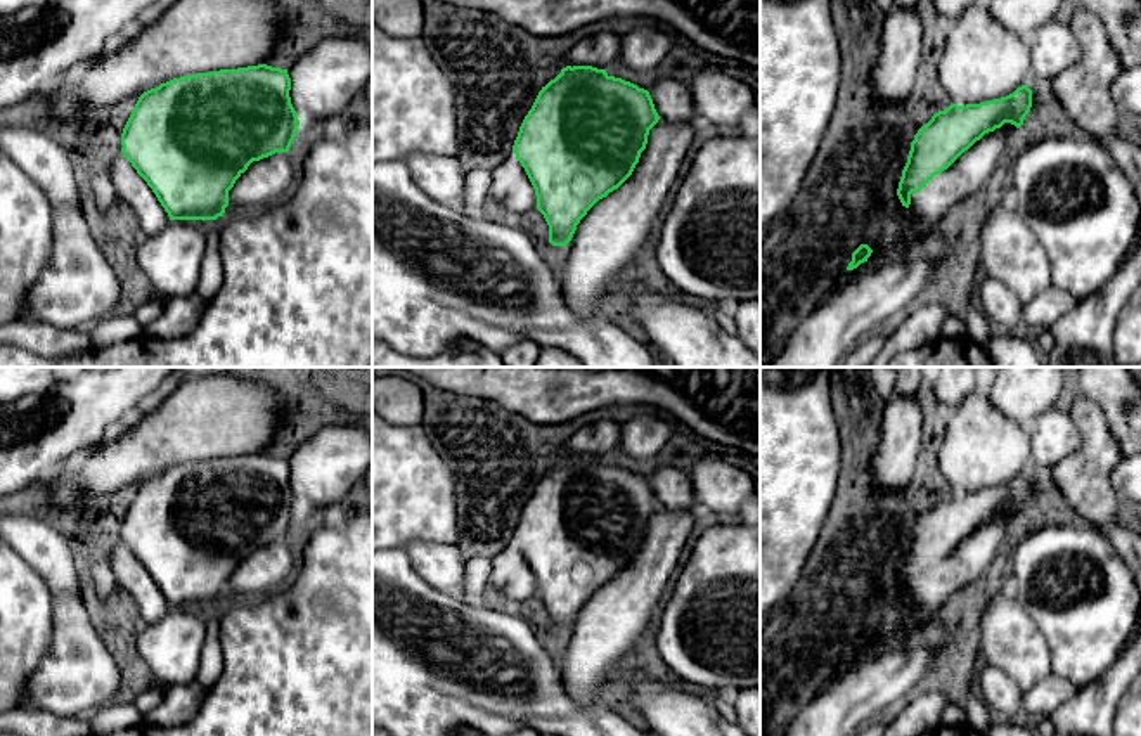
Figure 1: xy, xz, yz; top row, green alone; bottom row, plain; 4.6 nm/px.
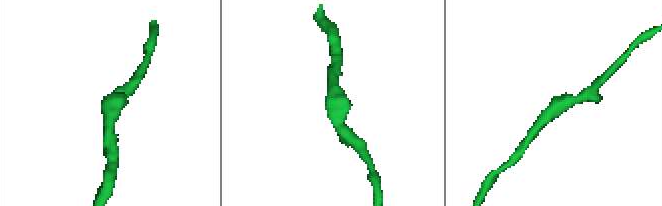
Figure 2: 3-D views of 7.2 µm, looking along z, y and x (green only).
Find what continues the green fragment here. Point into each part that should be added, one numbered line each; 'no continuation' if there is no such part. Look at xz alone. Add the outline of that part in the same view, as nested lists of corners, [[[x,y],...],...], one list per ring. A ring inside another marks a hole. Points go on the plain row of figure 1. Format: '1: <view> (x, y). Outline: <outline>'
1: xz (511, 575). Outline: [[[507,546],[493,558],[490,585],[512,601],[526,601],[537,596],[535,577],[525,556],[514,546]]]

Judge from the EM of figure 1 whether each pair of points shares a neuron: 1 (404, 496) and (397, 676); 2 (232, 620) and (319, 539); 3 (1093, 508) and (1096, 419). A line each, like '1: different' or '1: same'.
1: different
2: same
3: same

